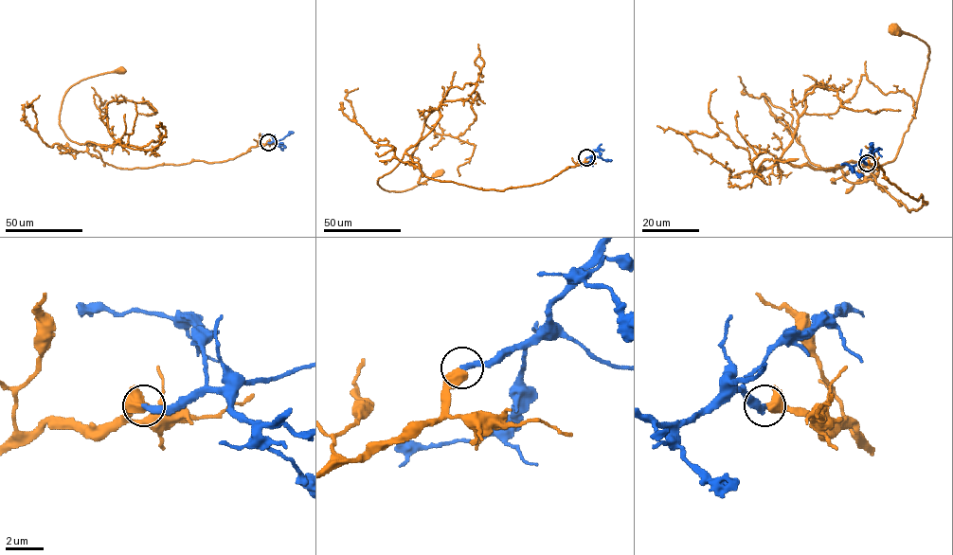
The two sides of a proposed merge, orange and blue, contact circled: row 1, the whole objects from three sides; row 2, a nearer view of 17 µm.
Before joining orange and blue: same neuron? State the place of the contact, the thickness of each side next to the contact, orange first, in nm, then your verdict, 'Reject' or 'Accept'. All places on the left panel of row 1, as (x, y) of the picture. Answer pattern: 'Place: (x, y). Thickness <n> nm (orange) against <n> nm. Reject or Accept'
Place: (268, 142). Thickness 440 nm (orange) against 300 nm. Accept

